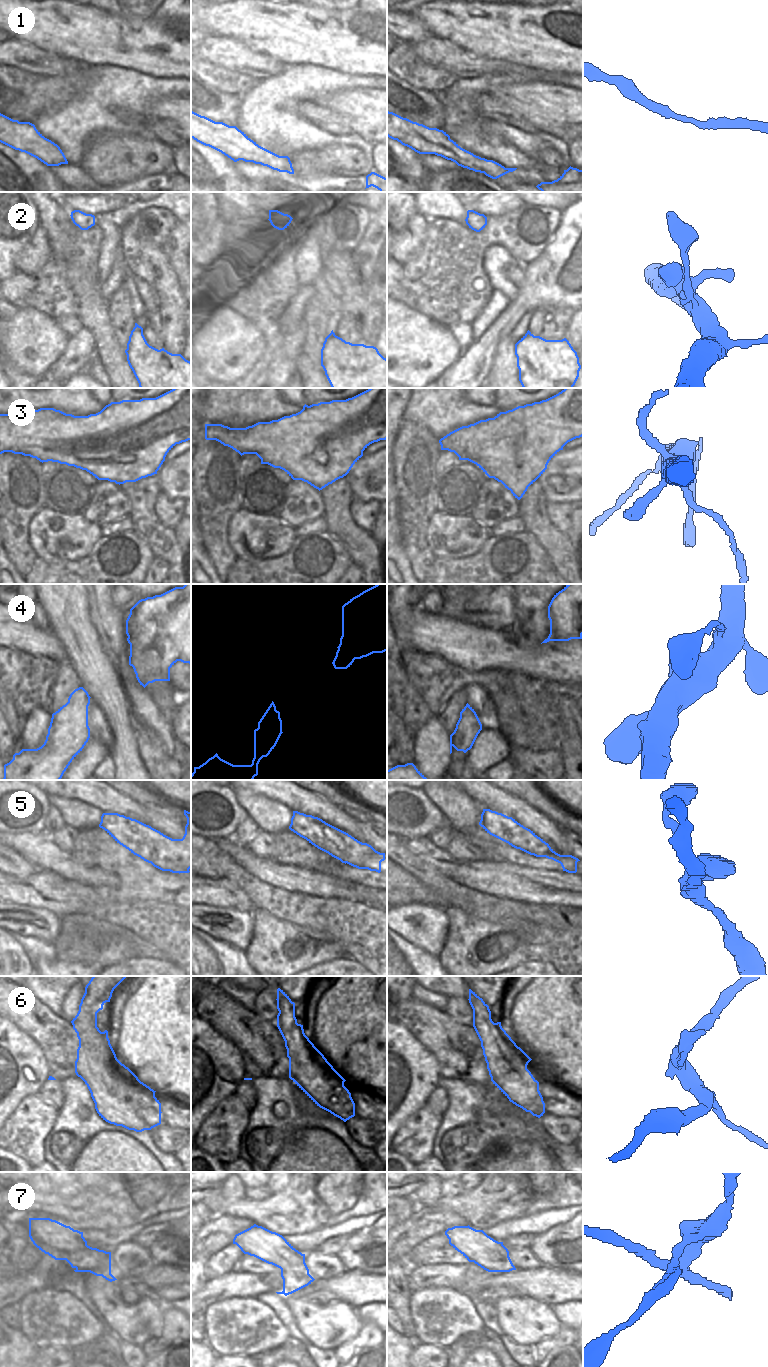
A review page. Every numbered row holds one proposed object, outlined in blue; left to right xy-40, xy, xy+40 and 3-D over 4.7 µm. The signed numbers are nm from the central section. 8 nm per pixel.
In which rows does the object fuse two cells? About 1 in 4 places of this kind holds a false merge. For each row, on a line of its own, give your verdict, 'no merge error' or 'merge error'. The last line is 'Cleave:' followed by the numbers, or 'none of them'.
1: no merge error
2: no merge error
3: merge error
4: no merge error
5: no merge error
6: merge error
7: merge error
Cleave: 3, 6, 7

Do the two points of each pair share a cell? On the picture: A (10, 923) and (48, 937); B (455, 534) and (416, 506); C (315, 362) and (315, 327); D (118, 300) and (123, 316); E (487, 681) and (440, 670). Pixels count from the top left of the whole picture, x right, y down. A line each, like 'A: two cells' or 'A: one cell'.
A: one cell
B: two cells
C: one cell
D: one cell
E: two cells

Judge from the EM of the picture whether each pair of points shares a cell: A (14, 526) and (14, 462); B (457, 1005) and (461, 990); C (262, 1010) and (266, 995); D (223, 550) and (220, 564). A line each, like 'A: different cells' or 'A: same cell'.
A: same cell
B: different cells
C: same cell
D: same cell

